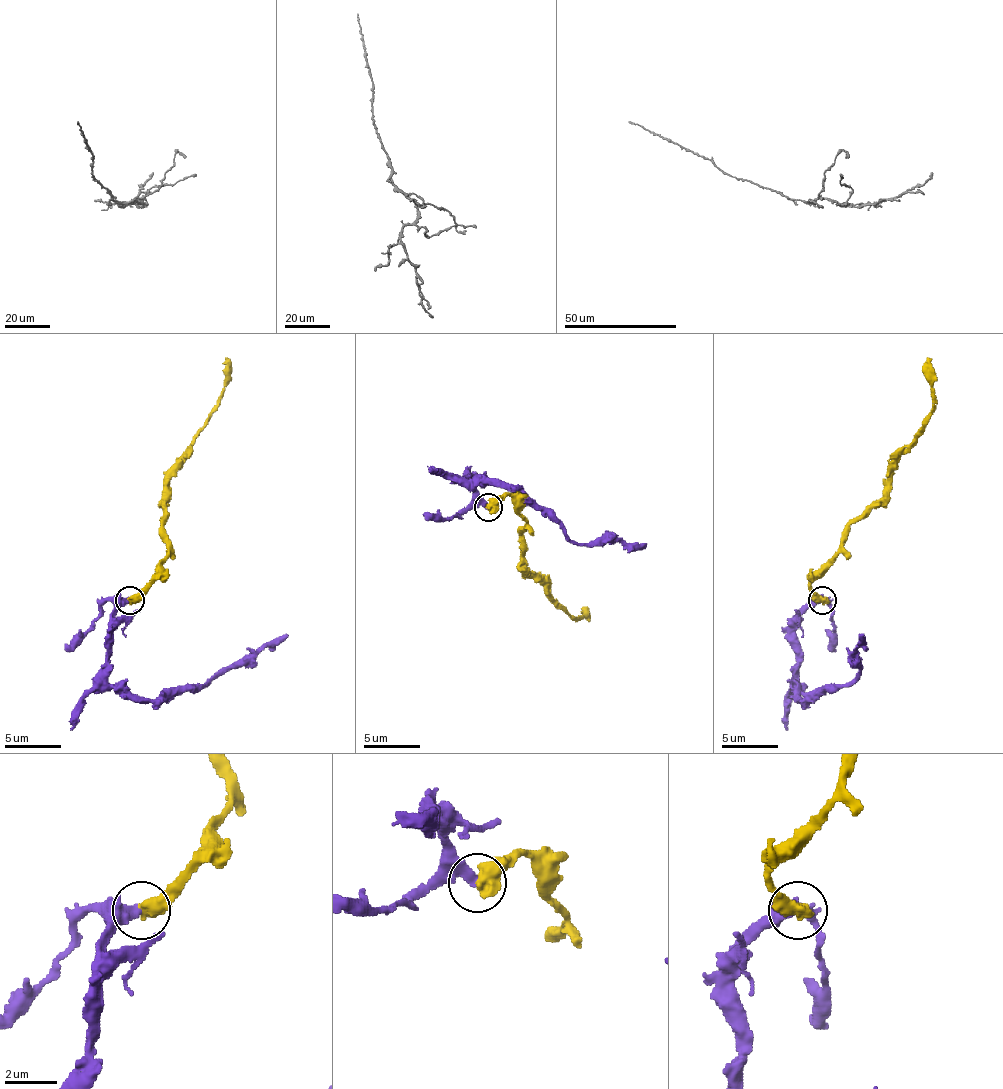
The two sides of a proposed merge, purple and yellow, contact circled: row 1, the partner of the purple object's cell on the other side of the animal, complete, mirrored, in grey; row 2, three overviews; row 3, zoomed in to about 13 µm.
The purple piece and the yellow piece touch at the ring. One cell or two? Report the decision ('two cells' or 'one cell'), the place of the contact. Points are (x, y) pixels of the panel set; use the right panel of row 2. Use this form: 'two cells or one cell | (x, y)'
one cell | (822, 600)

